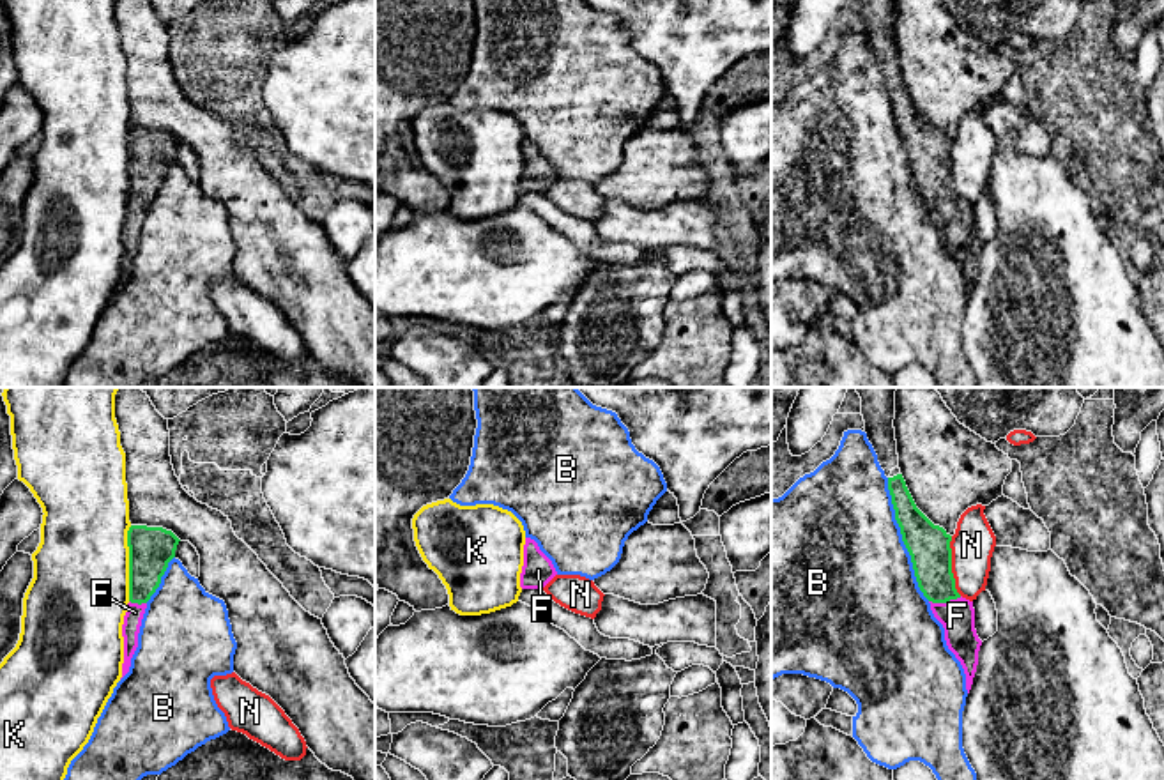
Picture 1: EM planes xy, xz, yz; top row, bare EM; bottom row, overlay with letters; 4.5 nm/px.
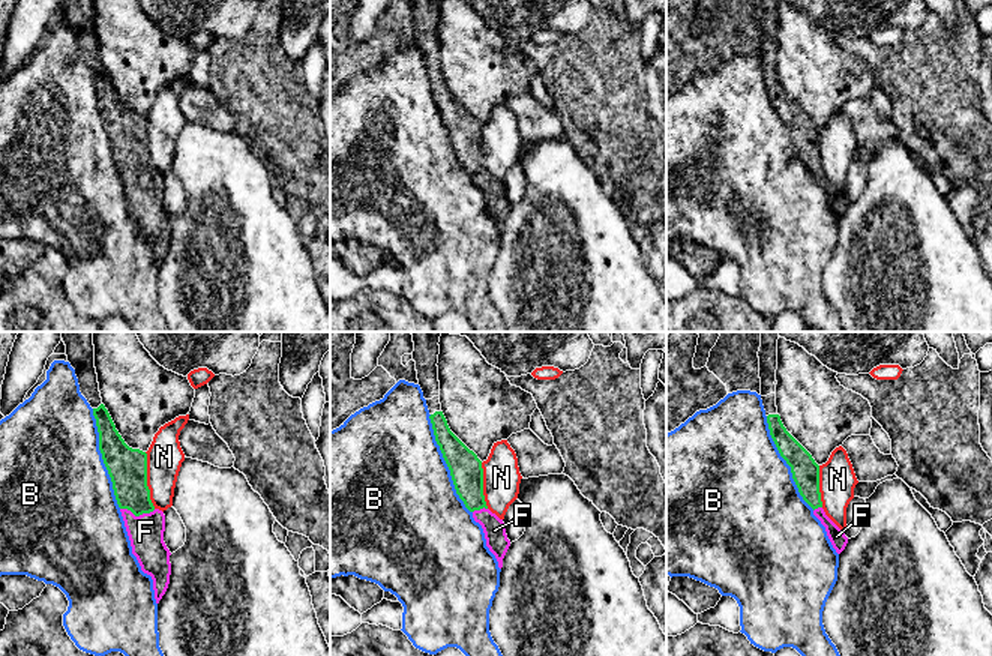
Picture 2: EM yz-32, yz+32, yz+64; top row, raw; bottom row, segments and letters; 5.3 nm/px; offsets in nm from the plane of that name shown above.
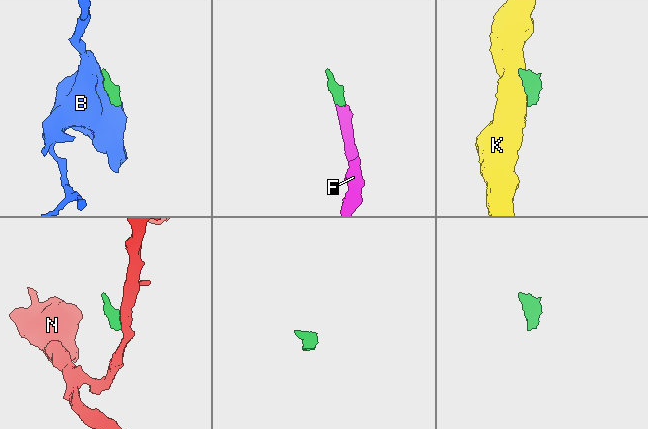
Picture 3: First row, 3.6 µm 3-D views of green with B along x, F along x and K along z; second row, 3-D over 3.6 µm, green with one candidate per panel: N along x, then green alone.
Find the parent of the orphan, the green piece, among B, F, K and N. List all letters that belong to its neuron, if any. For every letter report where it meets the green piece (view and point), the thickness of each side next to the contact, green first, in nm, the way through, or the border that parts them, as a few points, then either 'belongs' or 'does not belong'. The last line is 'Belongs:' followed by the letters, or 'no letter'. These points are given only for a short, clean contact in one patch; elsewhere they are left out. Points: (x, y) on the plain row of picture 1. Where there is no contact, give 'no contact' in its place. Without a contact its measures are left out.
B: contact yz (903, 144); calibres 190 and 500 nm; does not belong
F: contact yz (945, 206); calibres 190 and 160 nm; way yz (931, 158), (933, 177), (945, 206), (957, 220); belongs
K: contact xy (130, 167); calibres 200 and 440 nm; does not belong
N: contact yz (950, 170); calibres 190 and 190 nm; border yz (950, 140), (950, 175), (954, 191), (961, 198); does not belong
Belongs: F

